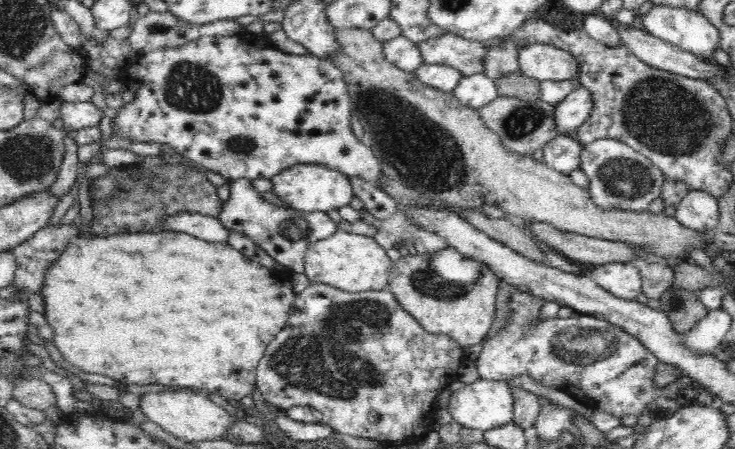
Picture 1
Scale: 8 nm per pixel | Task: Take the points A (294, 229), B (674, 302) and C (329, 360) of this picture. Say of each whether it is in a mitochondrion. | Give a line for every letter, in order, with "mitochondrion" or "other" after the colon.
A: mitochondrion
B: mitochondrion
C: mitochondrion

